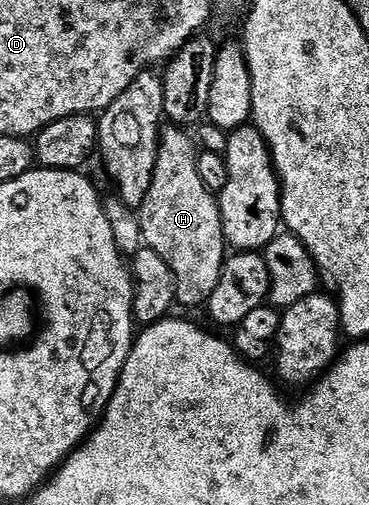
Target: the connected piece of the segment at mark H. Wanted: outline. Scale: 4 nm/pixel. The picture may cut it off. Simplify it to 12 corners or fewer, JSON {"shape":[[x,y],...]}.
{"shape":[[161,129],[143,245],[174,272],[176,302],[203,307],[226,243],[189,131]]}

